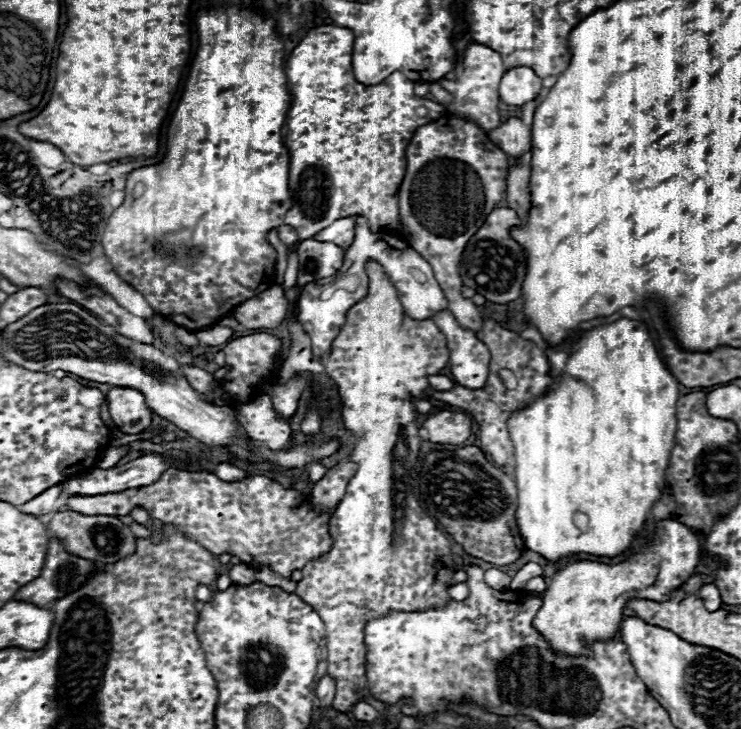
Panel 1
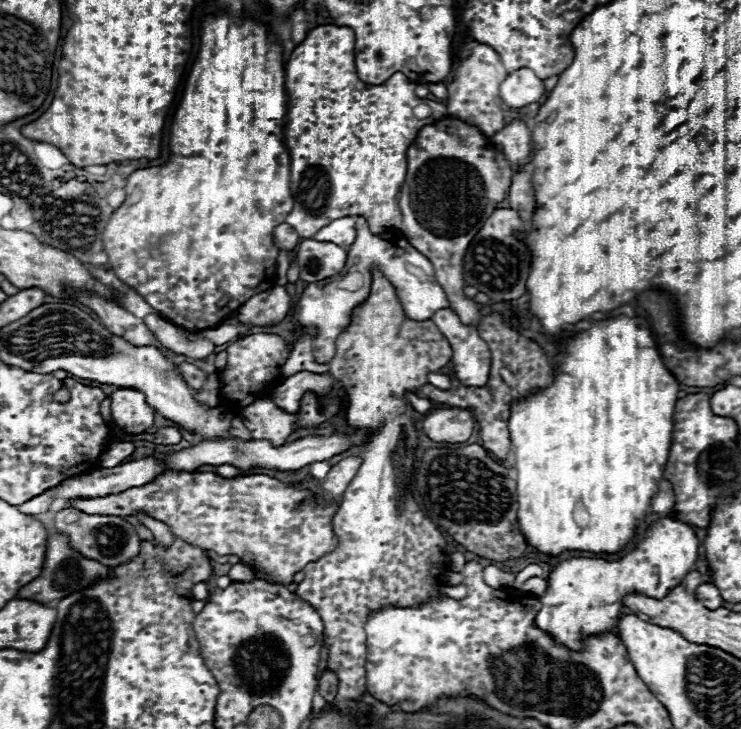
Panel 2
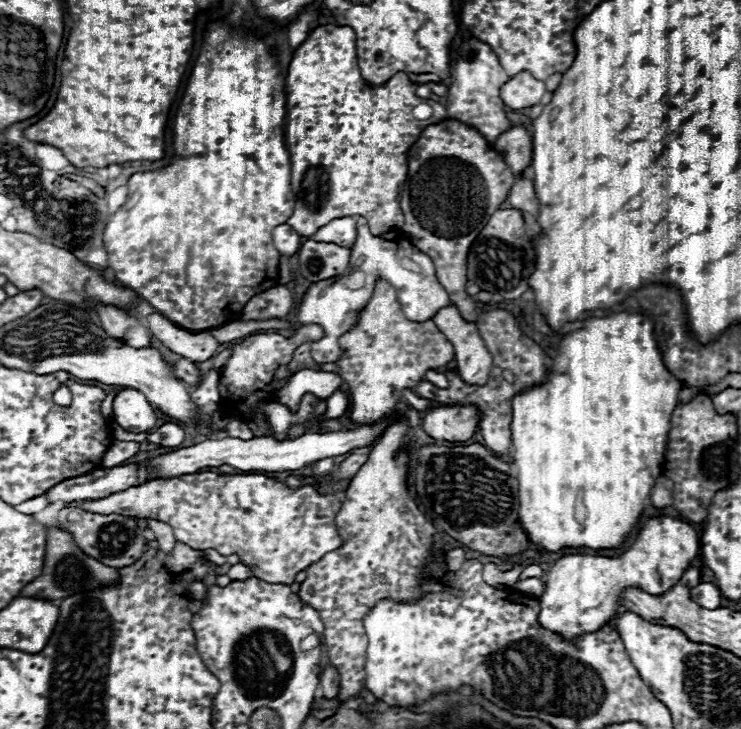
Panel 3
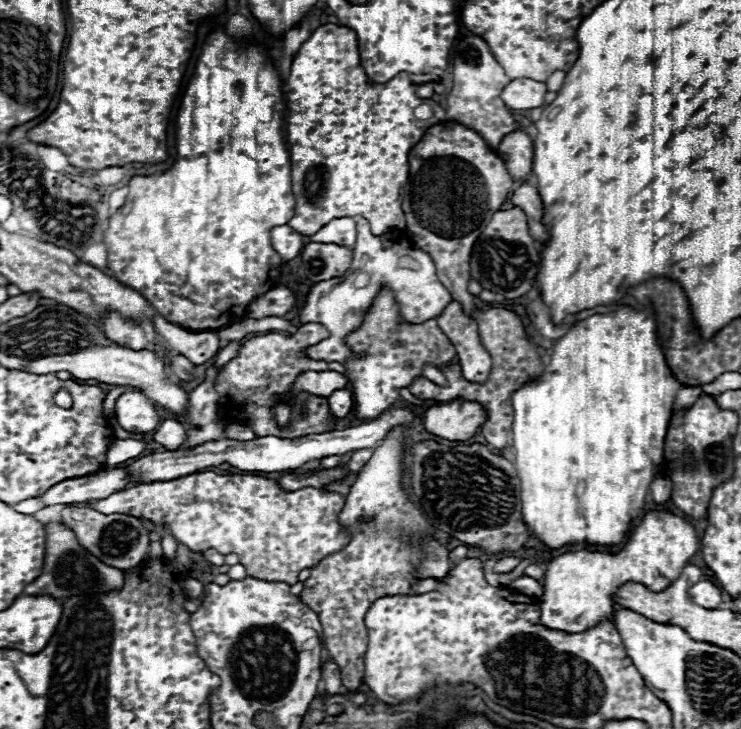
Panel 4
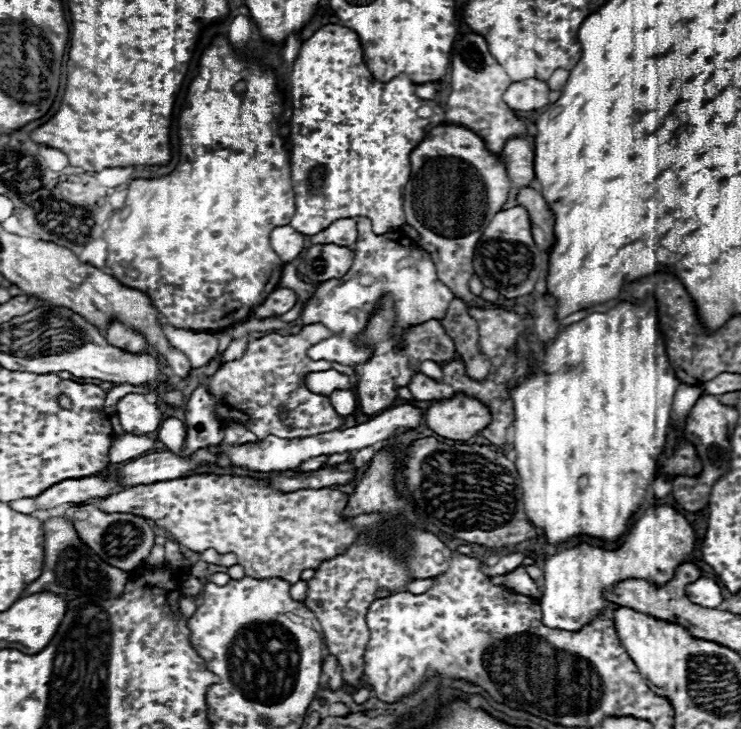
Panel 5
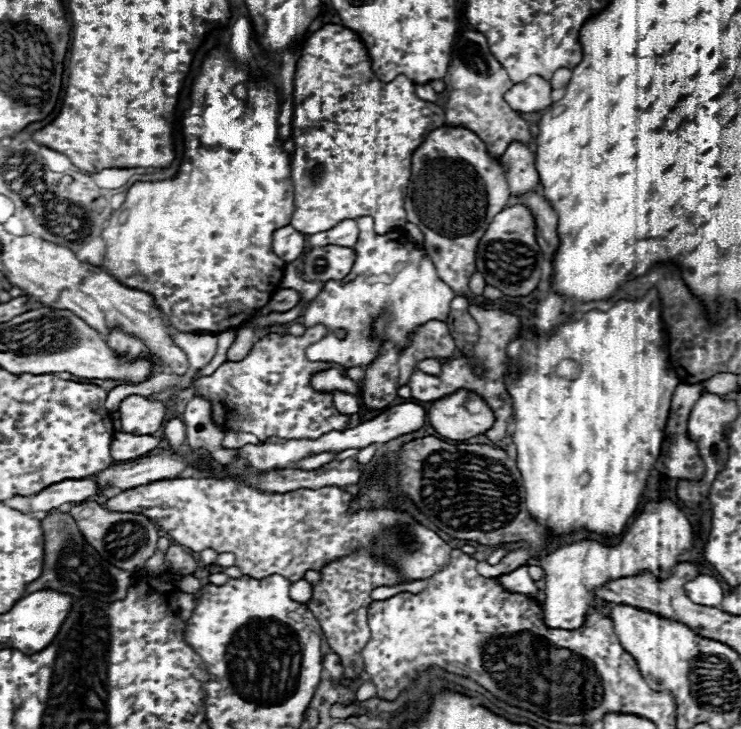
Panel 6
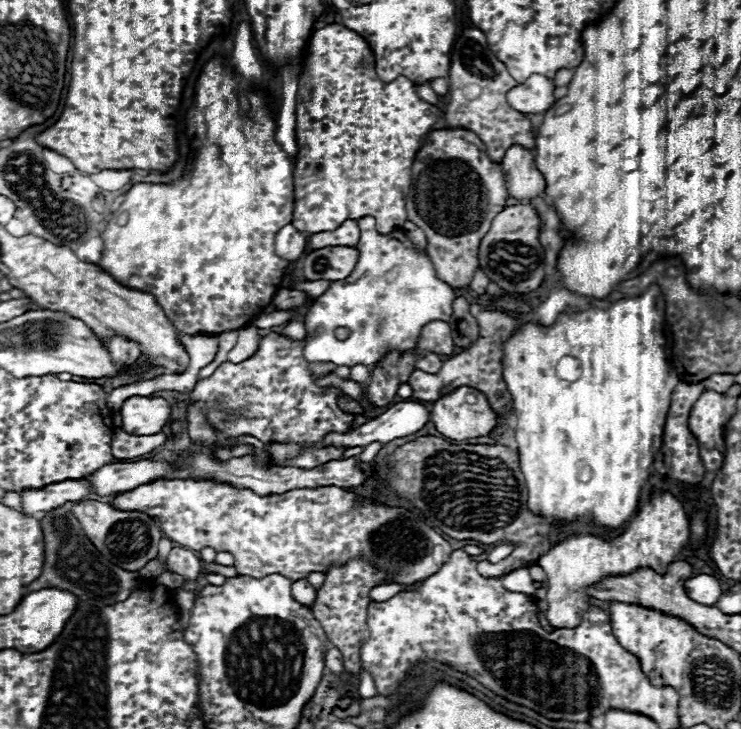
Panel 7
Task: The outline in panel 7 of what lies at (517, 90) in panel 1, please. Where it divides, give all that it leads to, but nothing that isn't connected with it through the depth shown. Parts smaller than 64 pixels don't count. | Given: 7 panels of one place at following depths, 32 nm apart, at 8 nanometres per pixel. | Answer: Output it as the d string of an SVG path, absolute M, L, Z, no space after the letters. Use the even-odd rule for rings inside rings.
M530 76L526 82L512 88L506 96L508 104L522 114L538 114L554 104L554 84L544 76Z

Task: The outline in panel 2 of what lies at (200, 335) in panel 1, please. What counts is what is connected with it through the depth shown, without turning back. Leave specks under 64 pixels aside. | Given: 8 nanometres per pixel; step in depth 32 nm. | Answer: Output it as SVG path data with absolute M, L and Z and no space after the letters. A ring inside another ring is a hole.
M222 324L222 326L216 326L216 328L202 330L198 334L204 336L206 340L212 340L212 344L216 344L216 346L222 346L222 344L228 344L228 342L236 340L238 336L246 334L248 330L250 328L248 326L242 326L242 324L238 324L238 326L226 326L226 324Z

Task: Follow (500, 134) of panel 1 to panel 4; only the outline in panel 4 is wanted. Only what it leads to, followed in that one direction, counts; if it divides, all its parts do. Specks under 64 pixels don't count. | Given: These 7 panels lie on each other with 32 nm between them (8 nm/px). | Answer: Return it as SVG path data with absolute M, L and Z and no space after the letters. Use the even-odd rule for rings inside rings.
M516 130L504 136L498 146L498 154L504 158L514 182L522 182L528 178L534 154L532 154L532 138L524 130Z

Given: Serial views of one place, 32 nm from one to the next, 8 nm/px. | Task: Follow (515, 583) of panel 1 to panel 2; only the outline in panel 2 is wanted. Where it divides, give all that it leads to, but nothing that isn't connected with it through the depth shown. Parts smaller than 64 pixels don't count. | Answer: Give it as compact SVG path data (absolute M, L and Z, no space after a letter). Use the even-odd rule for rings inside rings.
M528 564L526 568L522 568L518 574L516 574L516 578L514 578L514 584L512 584L512 588L520 588L528 578L534 578L534 576L542 576L544 572L542 572L542 568L538 566L538 564Z

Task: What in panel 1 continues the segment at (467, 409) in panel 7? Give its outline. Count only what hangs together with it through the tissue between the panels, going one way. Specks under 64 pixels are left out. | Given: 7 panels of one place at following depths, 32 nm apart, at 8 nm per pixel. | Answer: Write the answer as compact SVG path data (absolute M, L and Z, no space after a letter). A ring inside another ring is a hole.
M436 412L422 422L432 444L462 444L470 436L472 418L462 412Z

